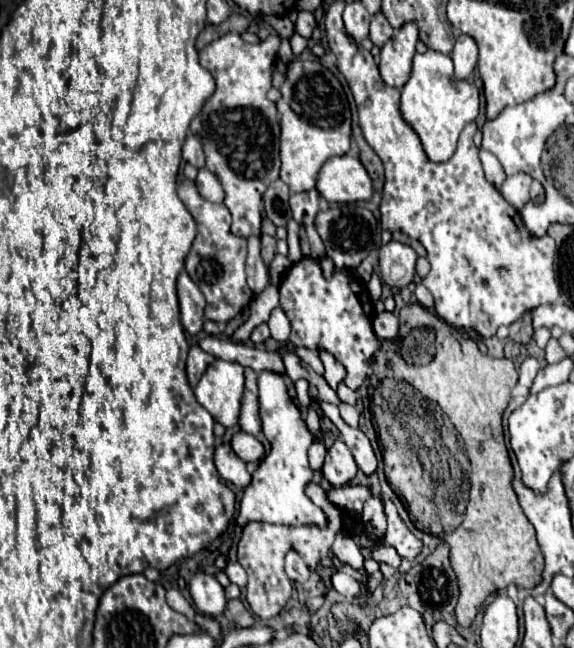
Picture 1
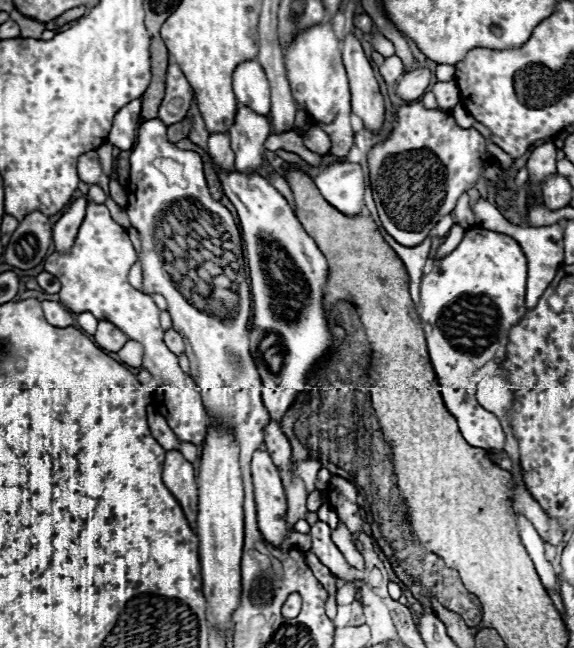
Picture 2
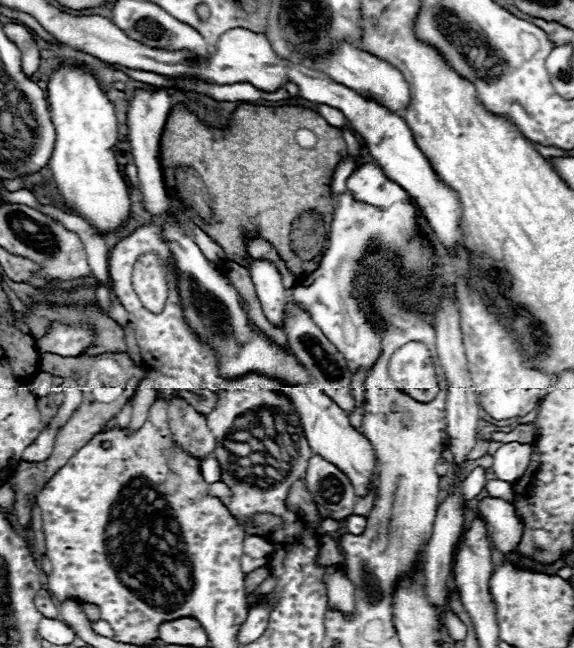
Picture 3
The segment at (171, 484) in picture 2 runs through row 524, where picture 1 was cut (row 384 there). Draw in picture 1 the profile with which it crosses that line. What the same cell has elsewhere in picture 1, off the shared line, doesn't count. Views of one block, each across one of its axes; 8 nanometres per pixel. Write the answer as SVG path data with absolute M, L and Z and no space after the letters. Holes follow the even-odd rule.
M192 346L190 348L190 356L188 356L188 366L186 366L188 382L190 382L192 388L198 384L200 376L208 368L208 364L210 364L210 354L206 354L200 346Z

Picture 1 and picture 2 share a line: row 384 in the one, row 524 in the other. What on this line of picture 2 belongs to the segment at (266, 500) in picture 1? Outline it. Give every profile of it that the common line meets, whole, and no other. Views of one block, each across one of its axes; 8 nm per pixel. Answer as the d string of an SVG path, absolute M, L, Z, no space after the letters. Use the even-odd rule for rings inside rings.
M256 450L252 458L254 496L258 508L258 526L264 540L284 548L286 540L286 494L280 472L266 450Z

